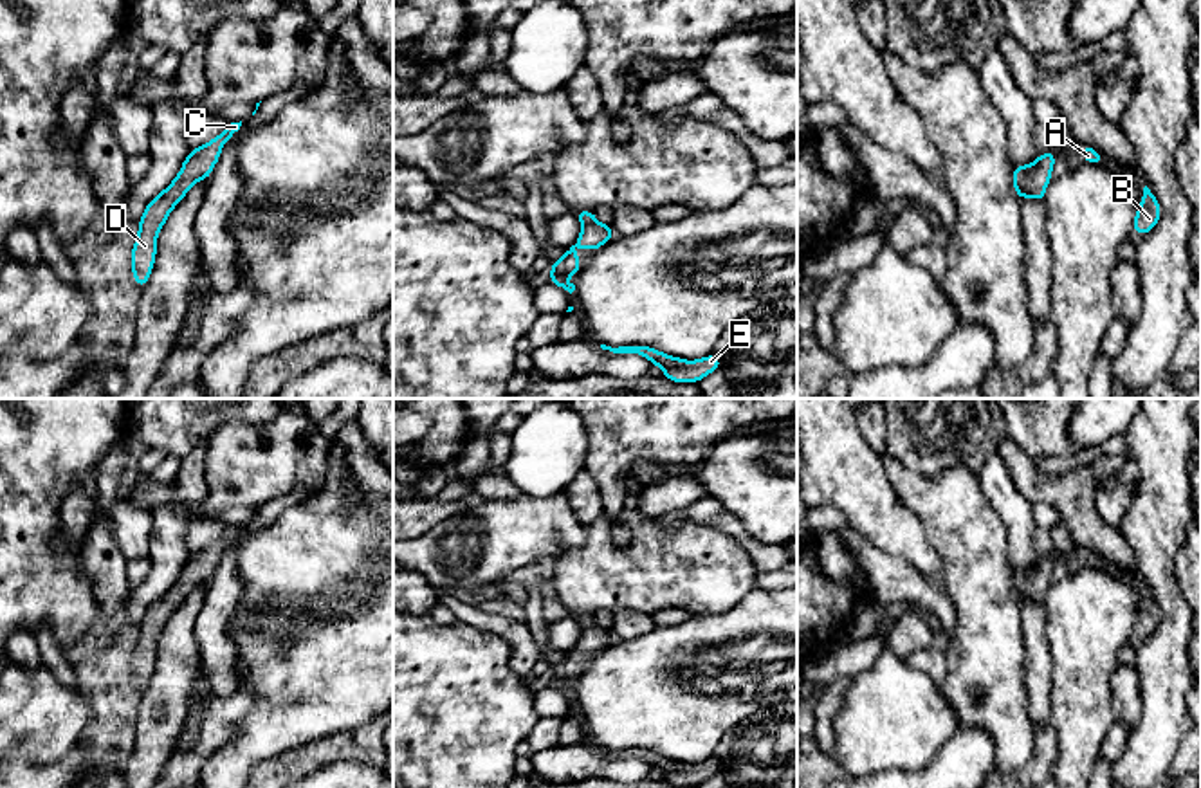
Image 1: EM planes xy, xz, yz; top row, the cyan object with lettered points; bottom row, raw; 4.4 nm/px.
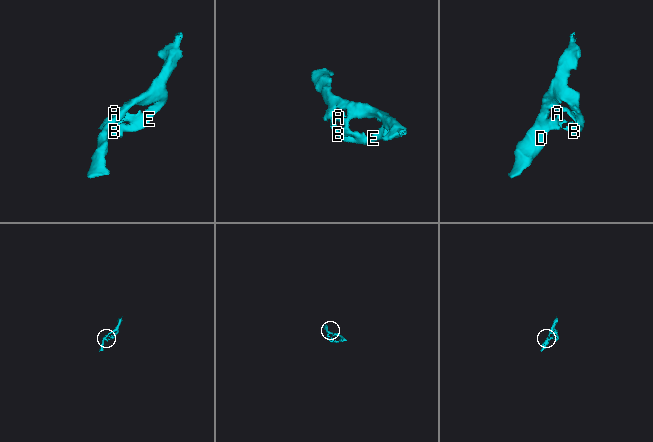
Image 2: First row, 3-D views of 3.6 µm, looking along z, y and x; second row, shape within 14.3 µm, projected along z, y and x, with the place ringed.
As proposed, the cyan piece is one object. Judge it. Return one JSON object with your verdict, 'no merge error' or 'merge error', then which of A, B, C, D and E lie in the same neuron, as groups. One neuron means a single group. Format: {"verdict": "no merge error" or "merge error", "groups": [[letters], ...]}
{"verdict": "no merge error", "groups": [["A", "B", "C", "D", "E"]]}

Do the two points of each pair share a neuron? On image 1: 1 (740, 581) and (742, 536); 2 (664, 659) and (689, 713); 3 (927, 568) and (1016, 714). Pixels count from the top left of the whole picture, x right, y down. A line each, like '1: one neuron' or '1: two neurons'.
1: two neurons
2: one neuron
3: two neurons

